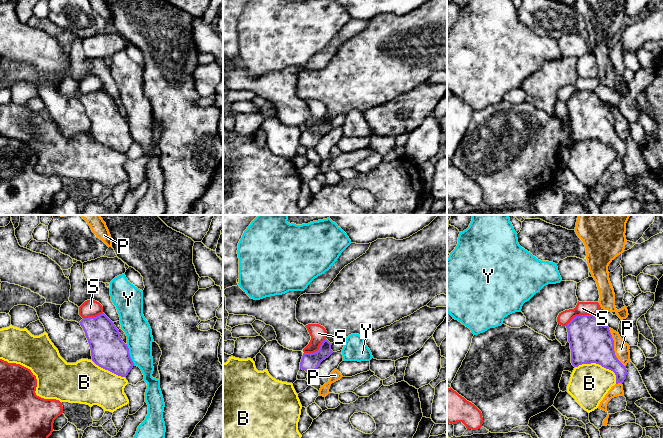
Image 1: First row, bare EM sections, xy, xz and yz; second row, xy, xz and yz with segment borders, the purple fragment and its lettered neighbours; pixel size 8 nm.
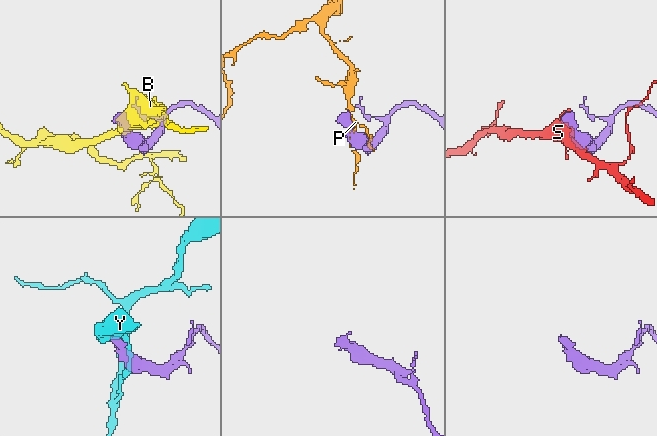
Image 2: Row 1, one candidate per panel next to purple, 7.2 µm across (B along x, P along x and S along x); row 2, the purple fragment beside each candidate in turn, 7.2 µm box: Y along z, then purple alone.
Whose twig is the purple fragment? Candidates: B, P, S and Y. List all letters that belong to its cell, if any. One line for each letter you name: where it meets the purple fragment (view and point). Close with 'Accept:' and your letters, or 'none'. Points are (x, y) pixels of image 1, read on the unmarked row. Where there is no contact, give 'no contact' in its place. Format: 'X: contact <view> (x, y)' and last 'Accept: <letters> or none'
Accept: none

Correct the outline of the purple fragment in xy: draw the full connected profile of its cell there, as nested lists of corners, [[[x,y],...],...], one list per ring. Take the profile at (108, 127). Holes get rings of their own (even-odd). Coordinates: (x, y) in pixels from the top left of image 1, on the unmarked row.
[[[68,77],[60,83],[60,93],[78,98],[88,116],[92,137],[99,143],[118,152],[126,153],[134,139],[127,120],[120,113],[119,106],[104,90],[96,93],[82,94],[79,83]]]

